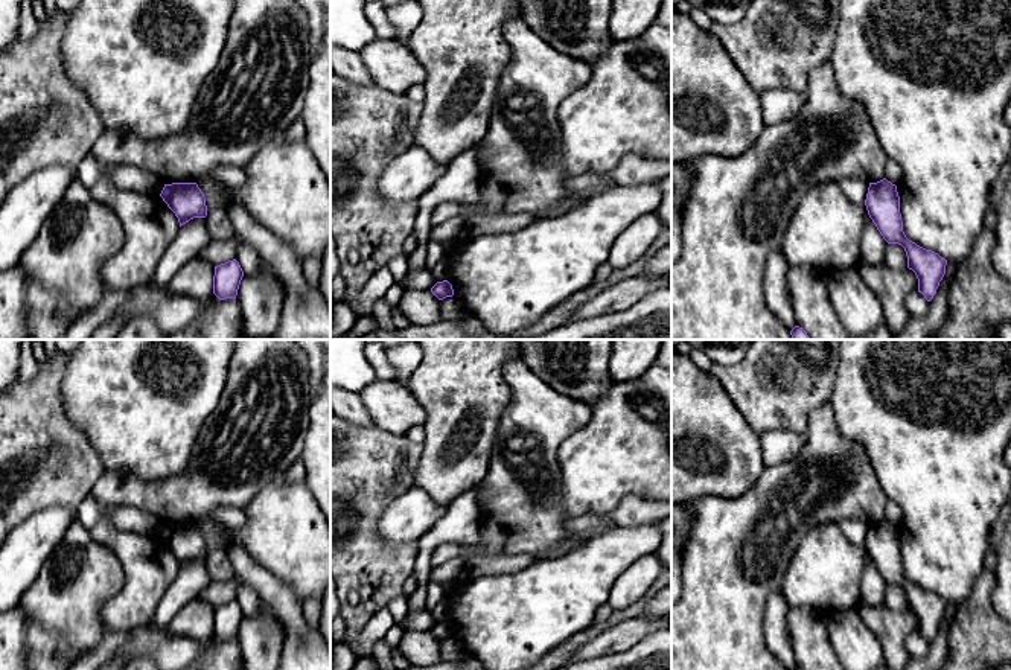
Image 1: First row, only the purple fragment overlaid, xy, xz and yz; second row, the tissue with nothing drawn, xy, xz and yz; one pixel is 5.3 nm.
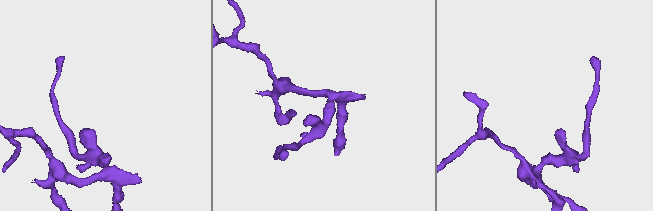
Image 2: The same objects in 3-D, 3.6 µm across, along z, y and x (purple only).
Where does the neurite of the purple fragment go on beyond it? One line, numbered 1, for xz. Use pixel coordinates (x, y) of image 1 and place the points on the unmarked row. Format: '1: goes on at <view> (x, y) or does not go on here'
1: does not go on here

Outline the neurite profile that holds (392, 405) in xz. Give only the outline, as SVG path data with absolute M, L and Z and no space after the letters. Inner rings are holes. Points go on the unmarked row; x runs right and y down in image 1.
M376 379L359 393L364 407L379 428L407 436L414 425L425 425L426 411L411 390L397 381Z

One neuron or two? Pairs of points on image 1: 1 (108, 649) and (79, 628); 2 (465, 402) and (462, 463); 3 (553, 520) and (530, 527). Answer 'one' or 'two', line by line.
1: two
2: one
3: one

